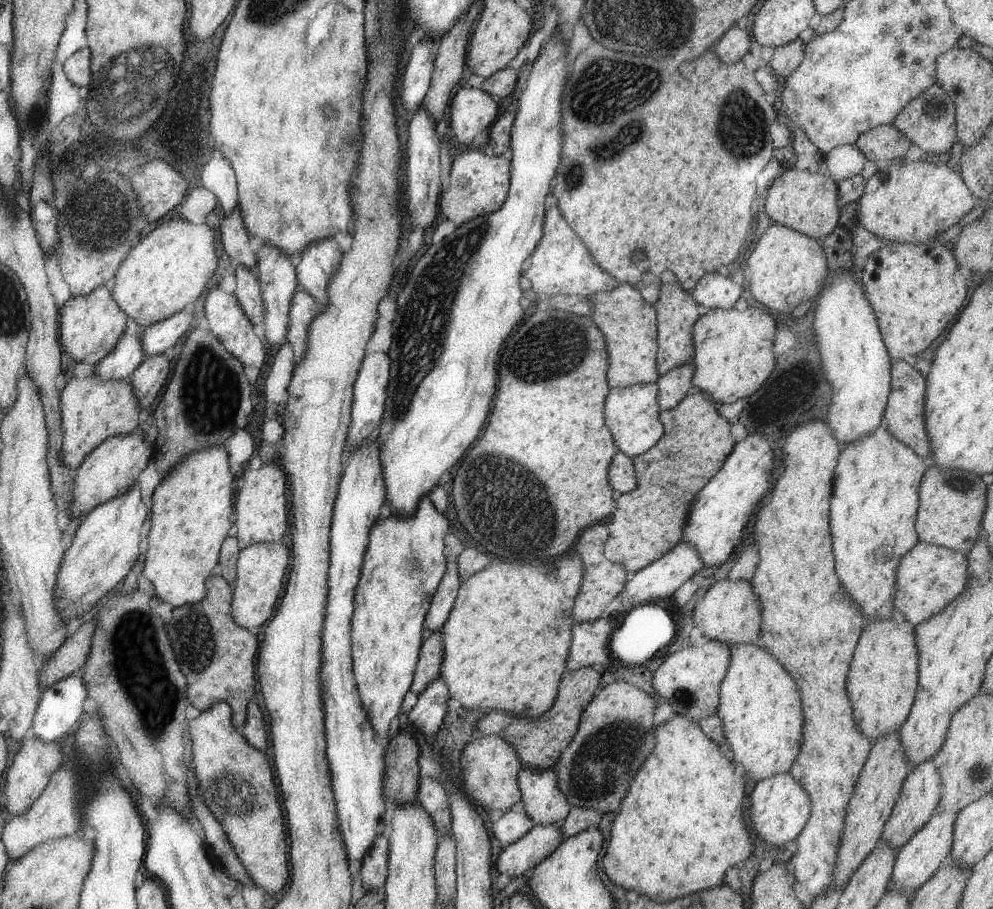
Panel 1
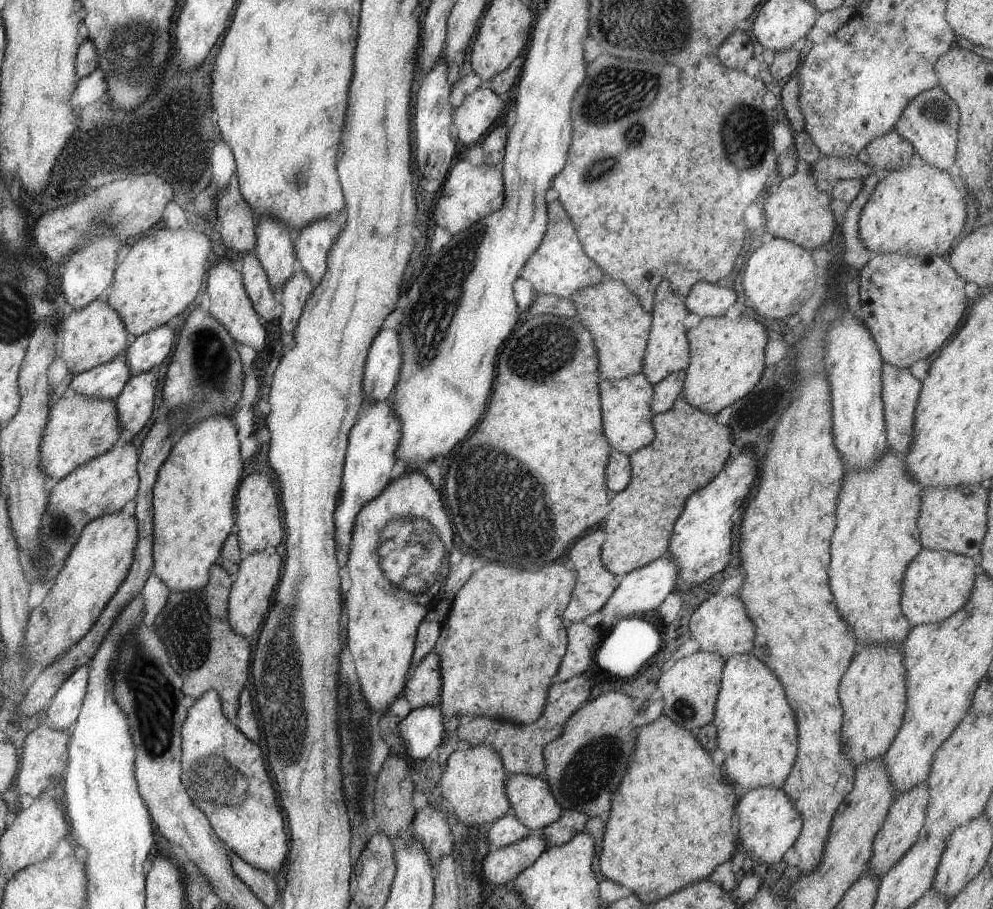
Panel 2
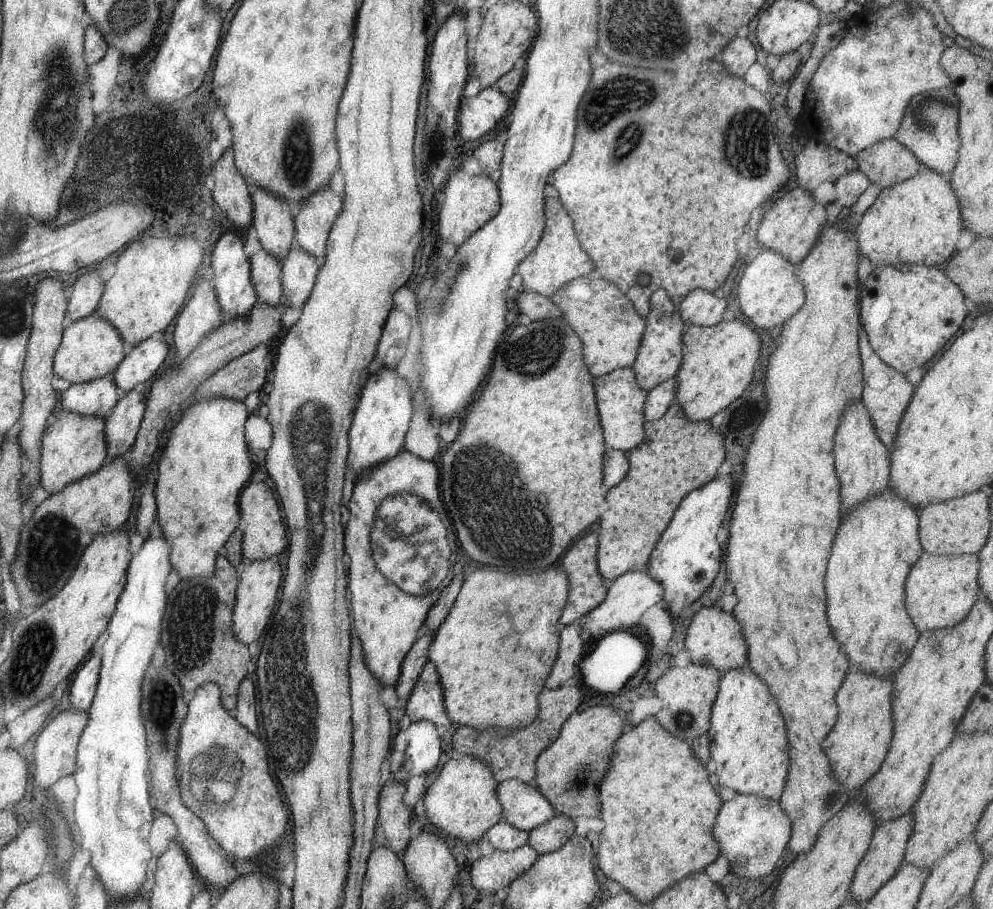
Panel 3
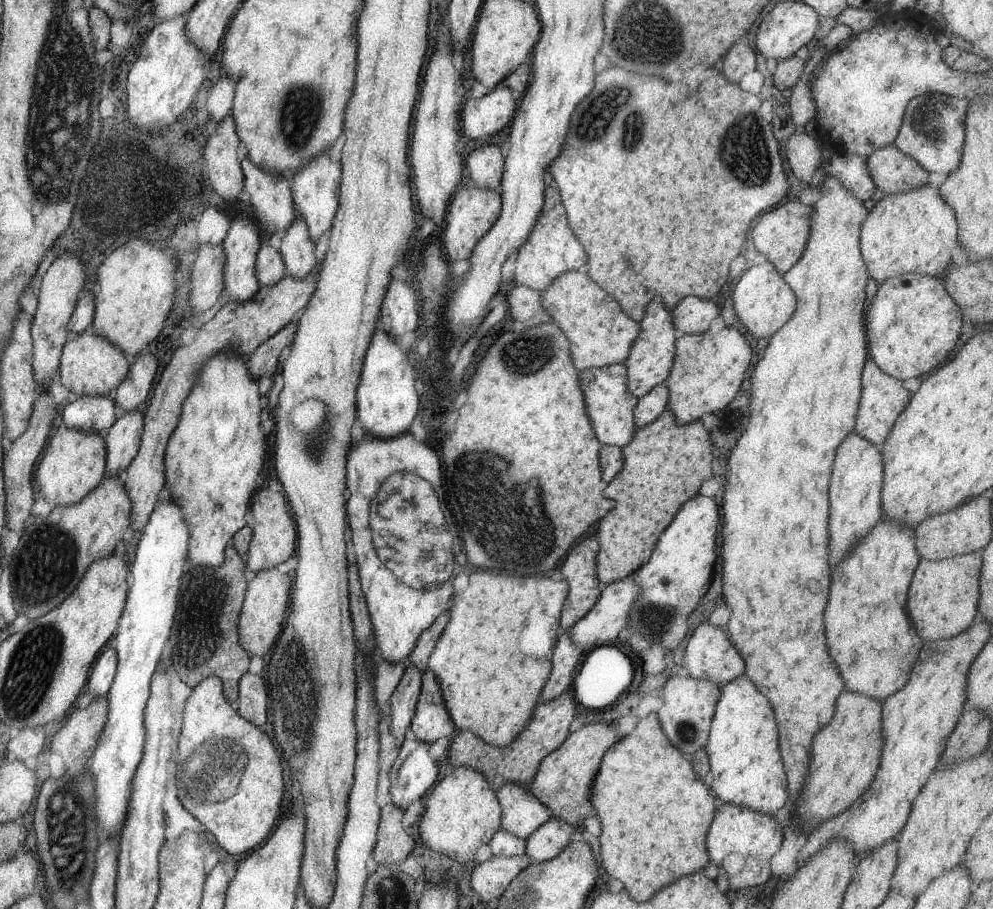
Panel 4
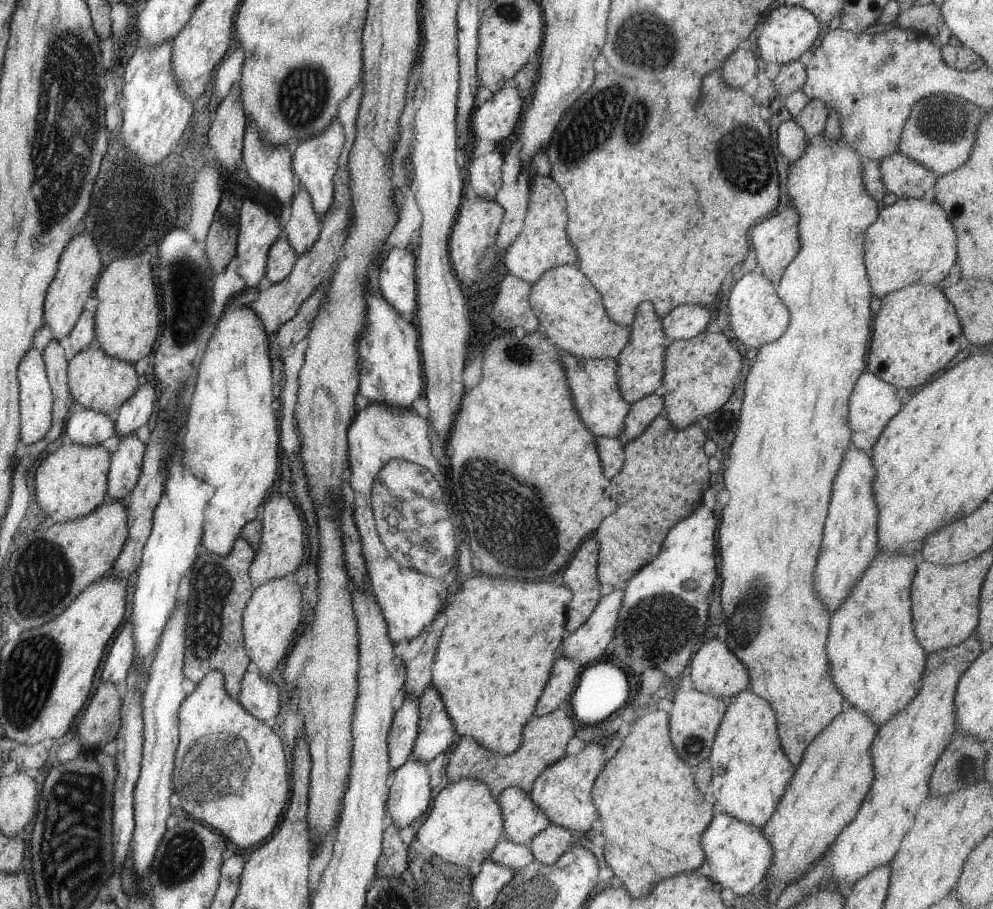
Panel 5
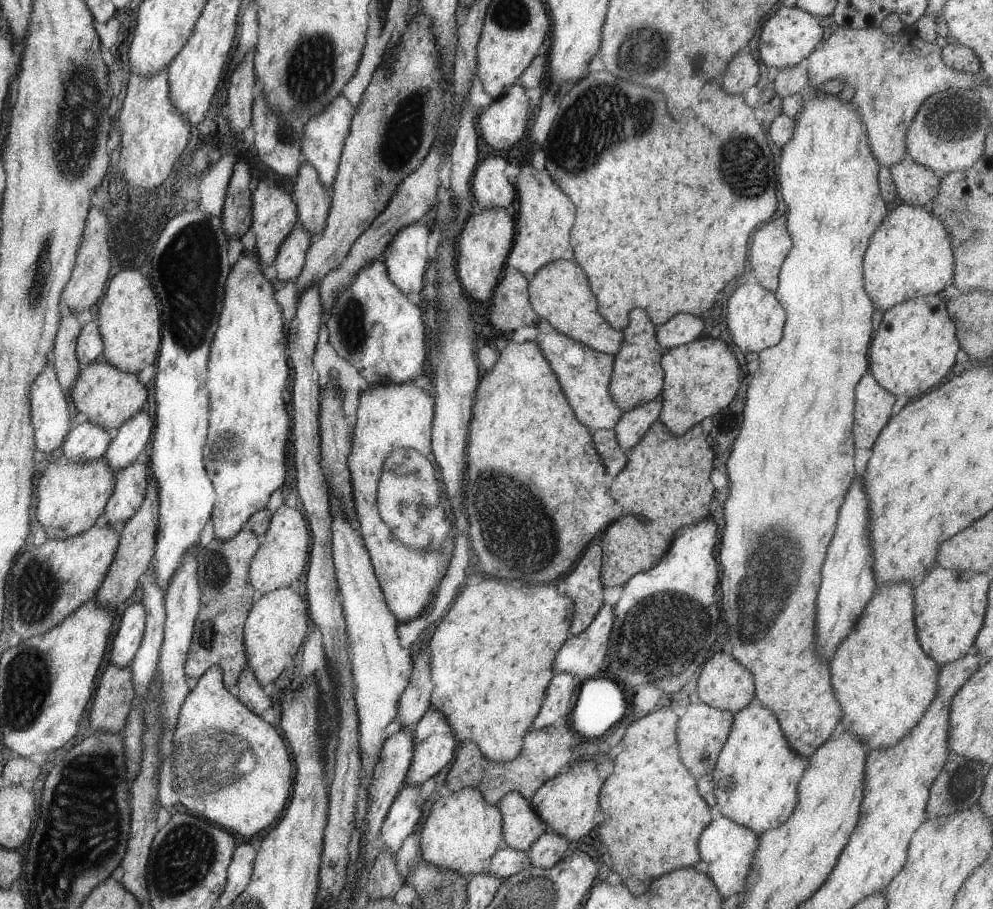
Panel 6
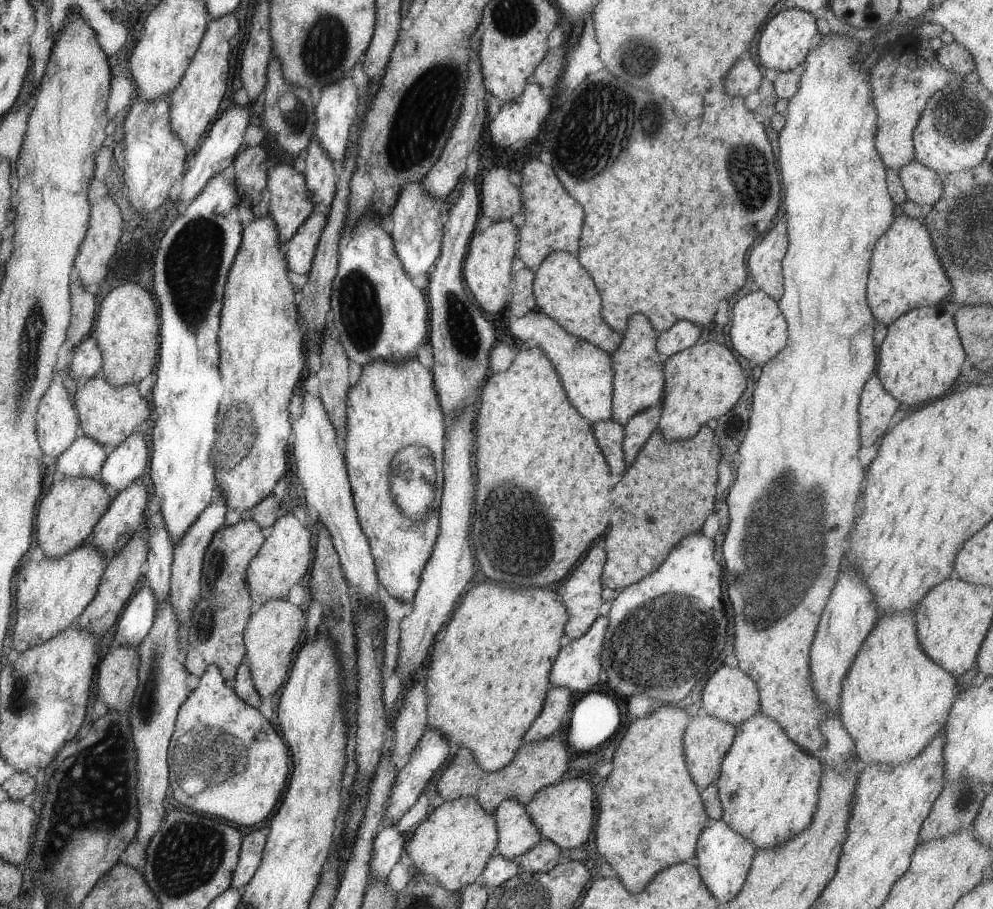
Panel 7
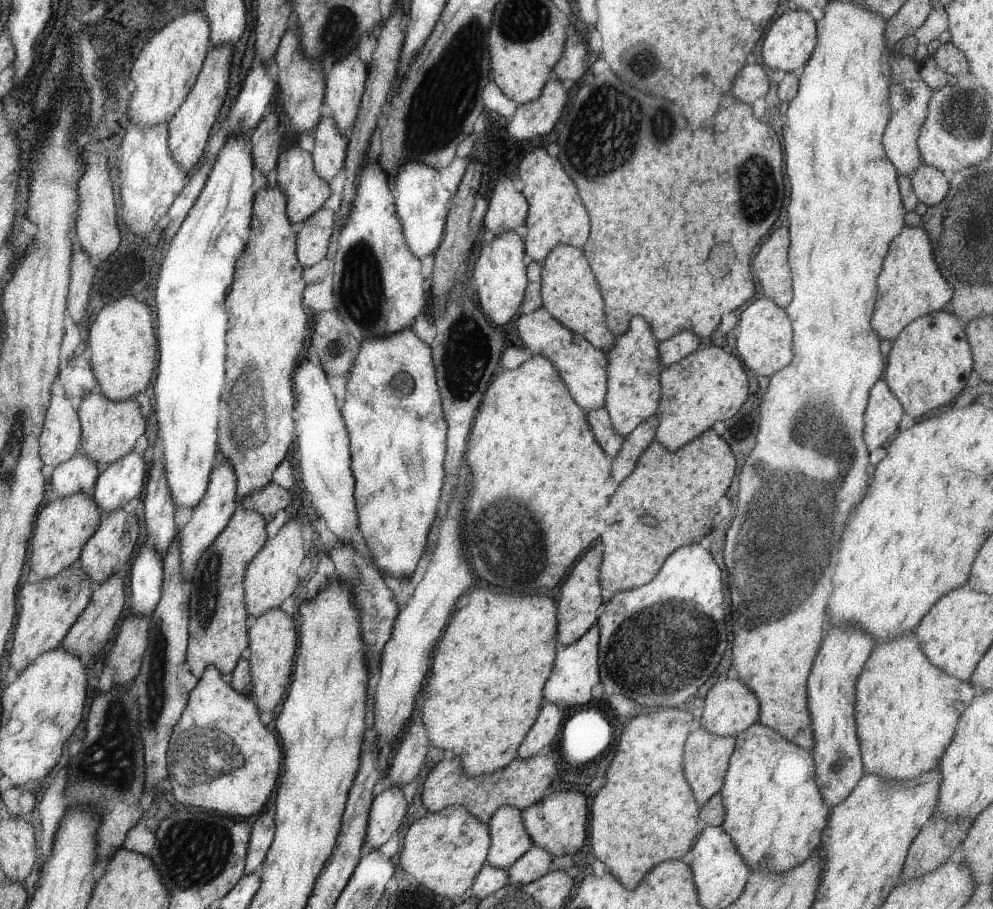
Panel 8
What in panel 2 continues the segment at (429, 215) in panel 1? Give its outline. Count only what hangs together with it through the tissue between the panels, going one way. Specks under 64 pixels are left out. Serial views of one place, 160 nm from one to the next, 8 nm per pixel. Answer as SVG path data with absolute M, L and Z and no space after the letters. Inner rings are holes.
M444 54L438 59L434 68L426 73L418 92L416 92L416 104L414 104L414 156L416 156L416 166L420 172L420 186L424 192L432 194L443 185L443 180L448 174L456 144L454 137L450 133L453 124L452 105L448 99L451 90L450 76L448 76L449 66L445 61Z

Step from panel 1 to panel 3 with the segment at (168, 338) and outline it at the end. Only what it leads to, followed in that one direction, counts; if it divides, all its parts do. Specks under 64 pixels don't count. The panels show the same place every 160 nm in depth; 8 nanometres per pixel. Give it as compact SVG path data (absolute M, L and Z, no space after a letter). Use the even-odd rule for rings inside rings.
M146 339L146 342L135 346L129 356L118 365L112 378L122 393L130 392L138 388L138 384L150 380L162 366L166 356L168 348L162 340Z

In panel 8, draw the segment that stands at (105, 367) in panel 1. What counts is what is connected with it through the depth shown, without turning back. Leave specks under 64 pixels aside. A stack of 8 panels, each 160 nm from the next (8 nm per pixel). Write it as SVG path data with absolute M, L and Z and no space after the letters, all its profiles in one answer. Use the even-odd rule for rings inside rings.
M78 454L54 469L50 479L53 492L62 499L76 493L92 496L102 469L89 456Z

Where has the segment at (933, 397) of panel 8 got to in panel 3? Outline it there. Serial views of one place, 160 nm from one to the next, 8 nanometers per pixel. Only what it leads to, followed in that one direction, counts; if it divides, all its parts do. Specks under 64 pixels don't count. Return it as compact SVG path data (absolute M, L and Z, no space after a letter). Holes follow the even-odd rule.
M911 264L904 268L878 267L862 284L859 298L859 319L862 330L867 334L870 346L888 366L903 375L912 368L922 368L930 362L960 330L967 316L965 296L958 286L946 276L943 268Z

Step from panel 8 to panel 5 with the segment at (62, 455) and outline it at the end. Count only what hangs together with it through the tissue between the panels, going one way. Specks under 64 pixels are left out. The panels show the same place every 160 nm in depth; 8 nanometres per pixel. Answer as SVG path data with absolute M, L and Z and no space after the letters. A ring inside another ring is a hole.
M40 329L37 332L33 349L25 354L18 371L18 378L20 379L21 441L24 446L30 446L41 441L53 428L53 404L56 399L53 395L52 384L49 382L44 359L45 349L53 338L50 329Z

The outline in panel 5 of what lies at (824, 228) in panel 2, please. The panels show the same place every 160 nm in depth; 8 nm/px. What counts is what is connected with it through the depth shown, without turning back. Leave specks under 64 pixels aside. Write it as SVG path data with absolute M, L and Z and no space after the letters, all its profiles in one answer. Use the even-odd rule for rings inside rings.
M788 208L772 216L772 220L768 218L759 222L750 232L750 244L756 252L757 264L762 274L776 287L801 247L798 221L796 210Z

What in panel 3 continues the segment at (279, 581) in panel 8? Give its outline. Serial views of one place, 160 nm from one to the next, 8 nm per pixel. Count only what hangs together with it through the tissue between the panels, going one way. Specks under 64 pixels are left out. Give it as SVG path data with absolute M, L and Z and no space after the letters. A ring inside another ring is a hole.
M250 482L245 489L242 489L241 511L243 522L241 549L245 563L266 561L272 556L278 556L282 550L286 550L289 542L286 538L284 518L282 518L282 512L280 512L280 506L278 506L274 492L264 482L260 482L260 484Z

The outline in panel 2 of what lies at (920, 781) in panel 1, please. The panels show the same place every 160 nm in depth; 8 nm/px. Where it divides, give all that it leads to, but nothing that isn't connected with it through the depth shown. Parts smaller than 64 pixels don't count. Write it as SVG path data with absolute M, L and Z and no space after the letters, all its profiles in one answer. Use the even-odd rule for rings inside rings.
M927 782L919 784L911 791L906 791L895 797L893 805L887 812L882 828L878 830L873 840L872 856L867 869L870 870L872 875L882 878L922 836L928 799L929 789L927 788Z

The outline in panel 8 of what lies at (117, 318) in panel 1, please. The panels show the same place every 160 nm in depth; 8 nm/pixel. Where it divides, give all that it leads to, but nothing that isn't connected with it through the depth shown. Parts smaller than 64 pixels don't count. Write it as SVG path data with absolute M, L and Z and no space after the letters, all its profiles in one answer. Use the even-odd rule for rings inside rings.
M97 387L90 394L86 394L78 403L78 415L82 422L82 442L80 455L89 456L98 463L98 468L104 468L127 454L130 454L136 440L146 432L144 418L140 412L140 404L134 398L114 402L106 398Z

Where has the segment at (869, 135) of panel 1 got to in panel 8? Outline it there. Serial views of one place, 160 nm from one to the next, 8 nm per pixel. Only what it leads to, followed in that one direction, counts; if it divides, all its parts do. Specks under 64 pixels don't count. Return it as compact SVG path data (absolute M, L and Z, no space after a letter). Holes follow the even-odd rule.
M922 164L910 178L919 202L928 207L941 203L950 192L950 183L935 166Z

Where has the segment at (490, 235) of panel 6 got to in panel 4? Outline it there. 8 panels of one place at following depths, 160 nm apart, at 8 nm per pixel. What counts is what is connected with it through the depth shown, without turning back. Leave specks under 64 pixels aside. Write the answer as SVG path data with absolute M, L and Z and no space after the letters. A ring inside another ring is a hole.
M466 184L458 188L448 205L445 225L441 232L442 244L444 244L444 250L446 250L448 258L450 258L450 262L455 260L470 260L476 243L498 220L501 204L501 196L496 191L469 187Z

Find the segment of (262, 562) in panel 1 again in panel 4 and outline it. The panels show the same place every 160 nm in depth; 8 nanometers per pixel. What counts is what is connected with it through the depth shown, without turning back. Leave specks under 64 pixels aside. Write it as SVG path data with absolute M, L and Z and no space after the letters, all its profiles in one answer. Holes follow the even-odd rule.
M276 568L261 570L252 576L240 614L240 643L251 655L264 658L264 654L270 652L274 642L280 638L286 614L289 614L292 587L290 576Z

